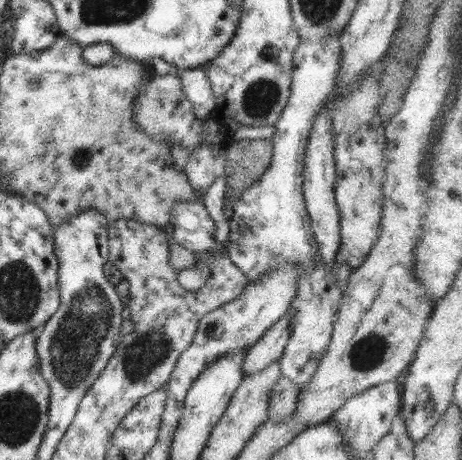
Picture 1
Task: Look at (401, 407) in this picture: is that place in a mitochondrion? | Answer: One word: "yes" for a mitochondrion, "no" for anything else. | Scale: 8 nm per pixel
no

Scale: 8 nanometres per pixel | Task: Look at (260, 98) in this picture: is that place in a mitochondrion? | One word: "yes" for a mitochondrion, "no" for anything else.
yes

